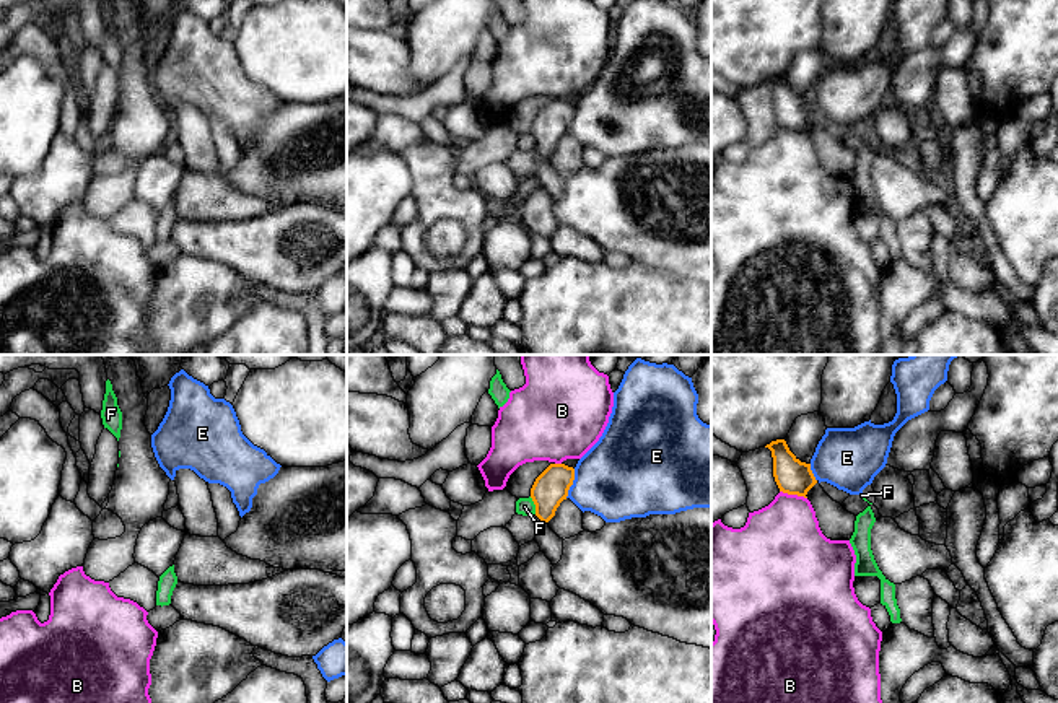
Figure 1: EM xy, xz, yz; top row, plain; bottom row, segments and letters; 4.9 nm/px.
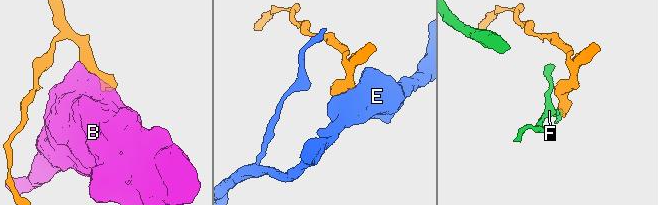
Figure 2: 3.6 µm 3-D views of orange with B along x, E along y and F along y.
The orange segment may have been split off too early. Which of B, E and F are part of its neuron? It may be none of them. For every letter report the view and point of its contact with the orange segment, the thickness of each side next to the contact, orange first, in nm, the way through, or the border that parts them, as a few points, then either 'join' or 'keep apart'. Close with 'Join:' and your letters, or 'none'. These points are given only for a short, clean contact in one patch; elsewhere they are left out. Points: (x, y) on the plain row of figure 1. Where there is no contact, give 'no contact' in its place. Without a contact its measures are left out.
B: yz (793, 129) | 170/400 nm | keep apart
E: xz (572, 119) | 170/420 nm | keep apart
F: xz (534, 139) | 170/90 nm | keep apart
Join: none

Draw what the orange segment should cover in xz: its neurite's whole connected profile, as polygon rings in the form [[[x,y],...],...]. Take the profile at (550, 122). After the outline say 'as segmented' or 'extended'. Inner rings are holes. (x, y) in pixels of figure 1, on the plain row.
[[[550,99],[534,117],[531,133],[536,148],[531,151],[514,150],[505,161],[521,181],[536,176],[542,158],[549,158],[557,143],[568,132],[568,125],[575,116],[575,104],[565,99]]] | extended

